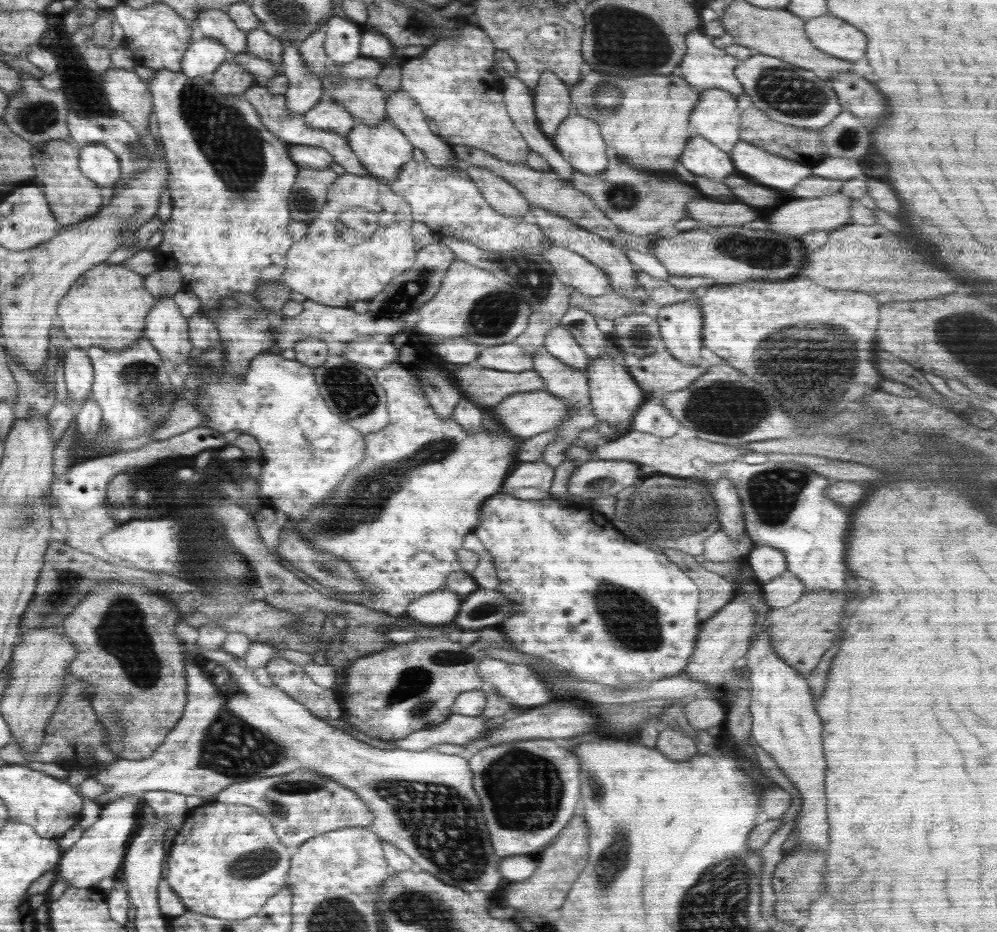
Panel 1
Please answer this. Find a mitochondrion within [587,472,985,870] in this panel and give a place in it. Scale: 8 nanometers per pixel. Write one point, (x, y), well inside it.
(669, 513)

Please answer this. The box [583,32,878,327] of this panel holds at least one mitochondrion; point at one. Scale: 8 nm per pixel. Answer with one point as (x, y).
(788, 91)

